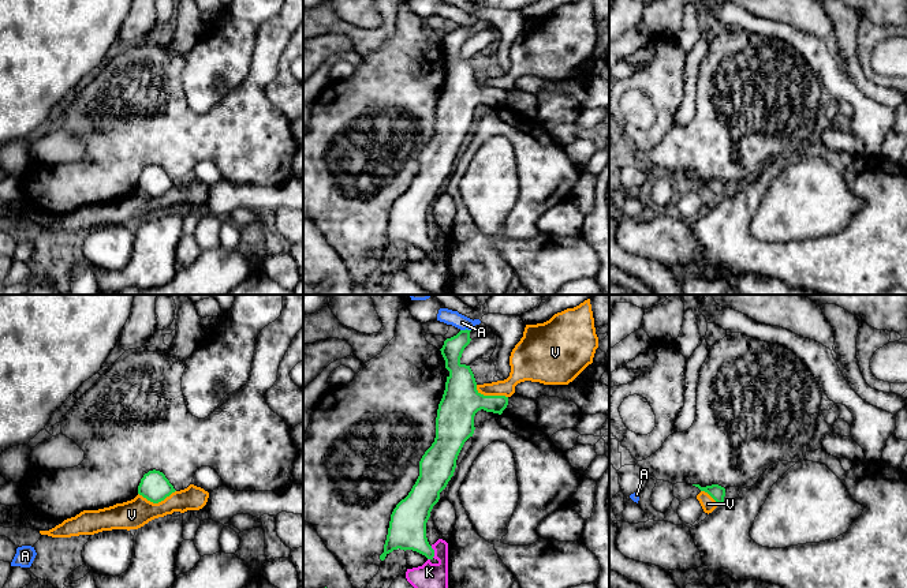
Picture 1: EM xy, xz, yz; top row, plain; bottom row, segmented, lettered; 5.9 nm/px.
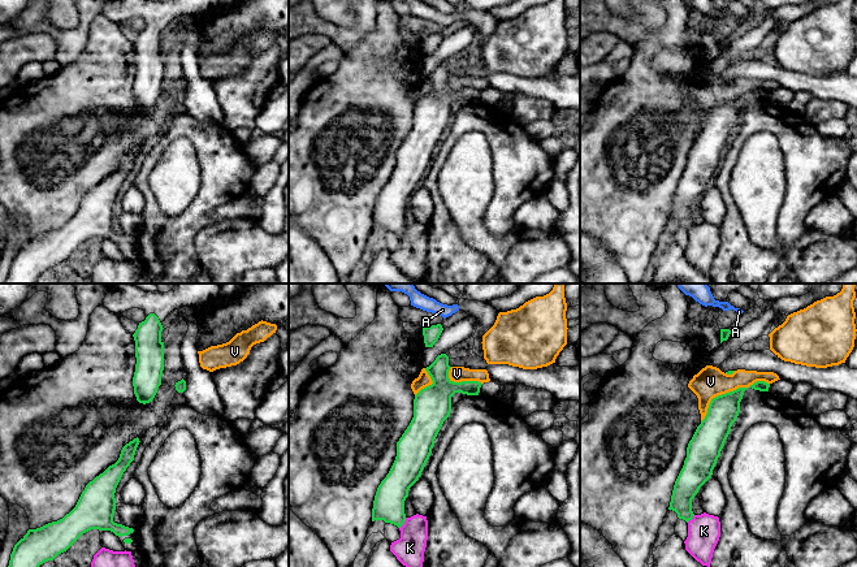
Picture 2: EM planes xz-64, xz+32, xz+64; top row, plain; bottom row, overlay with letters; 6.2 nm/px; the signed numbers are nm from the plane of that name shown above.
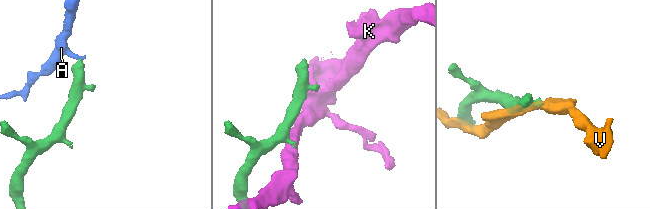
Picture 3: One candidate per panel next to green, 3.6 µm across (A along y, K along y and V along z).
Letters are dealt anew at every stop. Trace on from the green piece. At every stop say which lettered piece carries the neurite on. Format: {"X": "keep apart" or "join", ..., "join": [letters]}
{"A": "keep apart", "K": "keep apart", "V": "keep apart", "join": []}

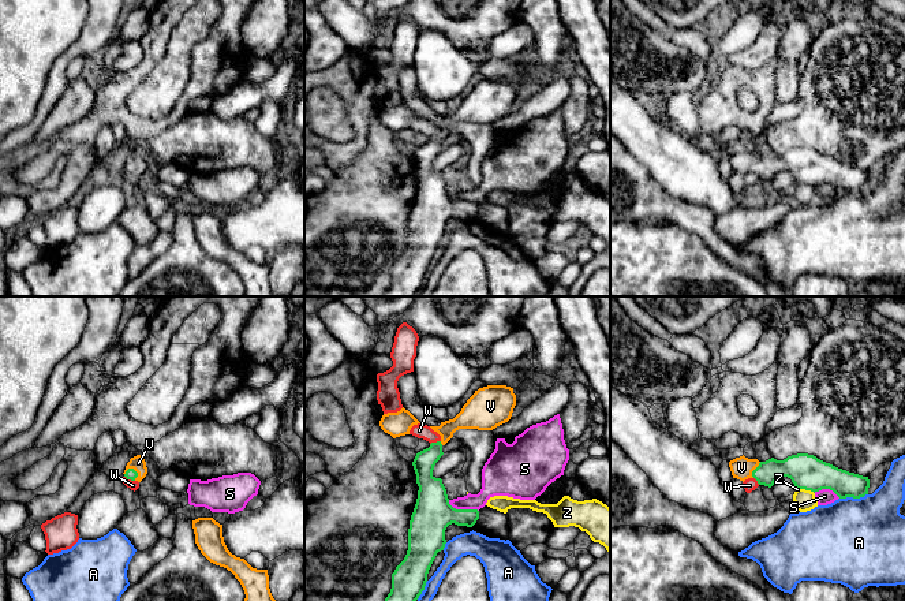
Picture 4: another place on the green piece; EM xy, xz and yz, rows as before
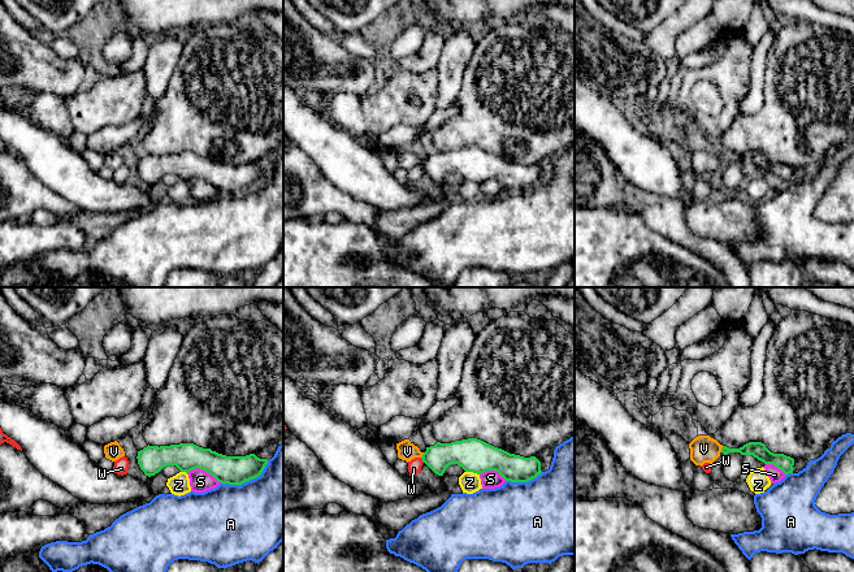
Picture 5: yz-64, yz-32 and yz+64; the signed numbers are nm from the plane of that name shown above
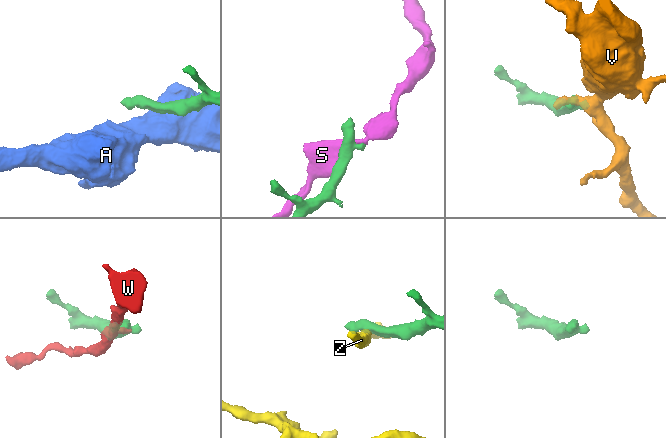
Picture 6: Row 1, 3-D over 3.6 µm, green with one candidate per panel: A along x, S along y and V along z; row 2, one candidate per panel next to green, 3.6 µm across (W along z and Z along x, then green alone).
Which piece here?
{"A": "keep apart", "S": "keep apart", "V": "join", "W": "keep apart", "Z": "keep apart", "join": ["V"]}

